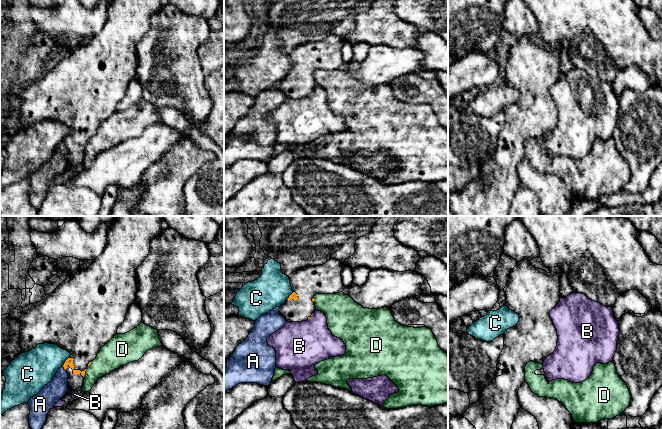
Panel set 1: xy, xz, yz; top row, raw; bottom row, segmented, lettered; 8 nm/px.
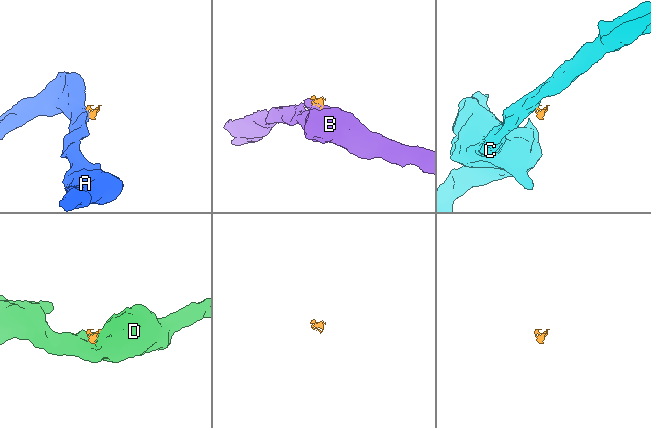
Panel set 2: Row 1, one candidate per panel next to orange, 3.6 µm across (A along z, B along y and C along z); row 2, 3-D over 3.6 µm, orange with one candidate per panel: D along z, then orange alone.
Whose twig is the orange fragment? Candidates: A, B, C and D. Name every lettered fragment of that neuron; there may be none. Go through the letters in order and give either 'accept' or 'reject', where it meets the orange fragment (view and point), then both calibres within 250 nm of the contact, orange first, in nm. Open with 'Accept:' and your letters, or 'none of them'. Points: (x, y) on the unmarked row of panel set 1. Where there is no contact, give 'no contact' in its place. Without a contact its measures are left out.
Accept: none of them
A: reject; contact xy (64, 144); calibres 60 and 160 nm
B: reject; contact xz (309, 93); calibres 20 and 400 nm
C: reject; contact xy (65, 138); calibres 60 and 300 nm
D: reject; contact xy (89, 140); calibres 20 and 220 nm

